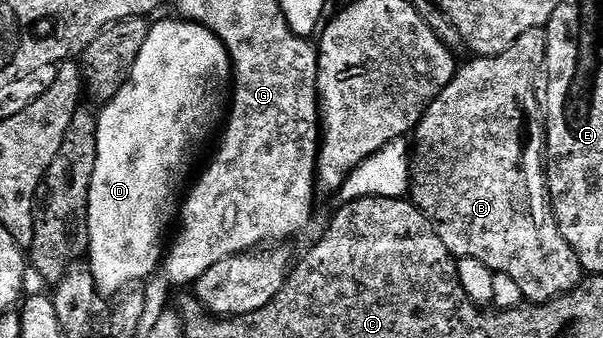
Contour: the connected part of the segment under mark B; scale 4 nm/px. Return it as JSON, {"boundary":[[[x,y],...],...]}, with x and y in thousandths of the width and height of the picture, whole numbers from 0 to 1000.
{"boundary":[[[897,83],[866,95],[862,115],[826,166],[789,166],[784,183],[768,186],[688,373],[690,435],[680,444],[680,595],[716,648],[733,722],[758,766],[784,763],[824,811],[847,817],[882,899],[944,870],[965,831],[952,734],[939,722],[915,642],[904,565],[881,550],[882,527],[869,494],[876,467],[869,447],[869,334],[876,325],[876,278],[889,266],[889,216],[897,216],[907,166],[909,92]]]}

